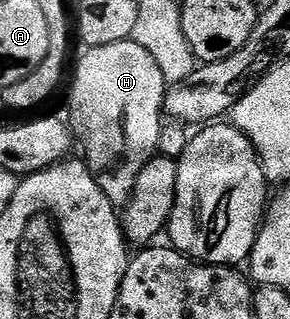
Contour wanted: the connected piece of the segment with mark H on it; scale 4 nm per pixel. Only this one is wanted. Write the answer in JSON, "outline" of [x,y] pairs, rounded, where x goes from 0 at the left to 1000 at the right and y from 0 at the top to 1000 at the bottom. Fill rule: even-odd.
{"outline":[[[469,129],[376,135],[362,147],[300,154],[290,169],[259,204],[259,245],[245,254],[245,392],[259,401],[266,442],[272,426],[286,451],[283,489],[334,586],[362,599],[376,636],[431,649],[466,605],[472,549],[486,549],[500,511],[548,480],[548,426],[569,389],[562,313],[583,270],[555,235],[555,210],[528,197],[528,172]]]}

